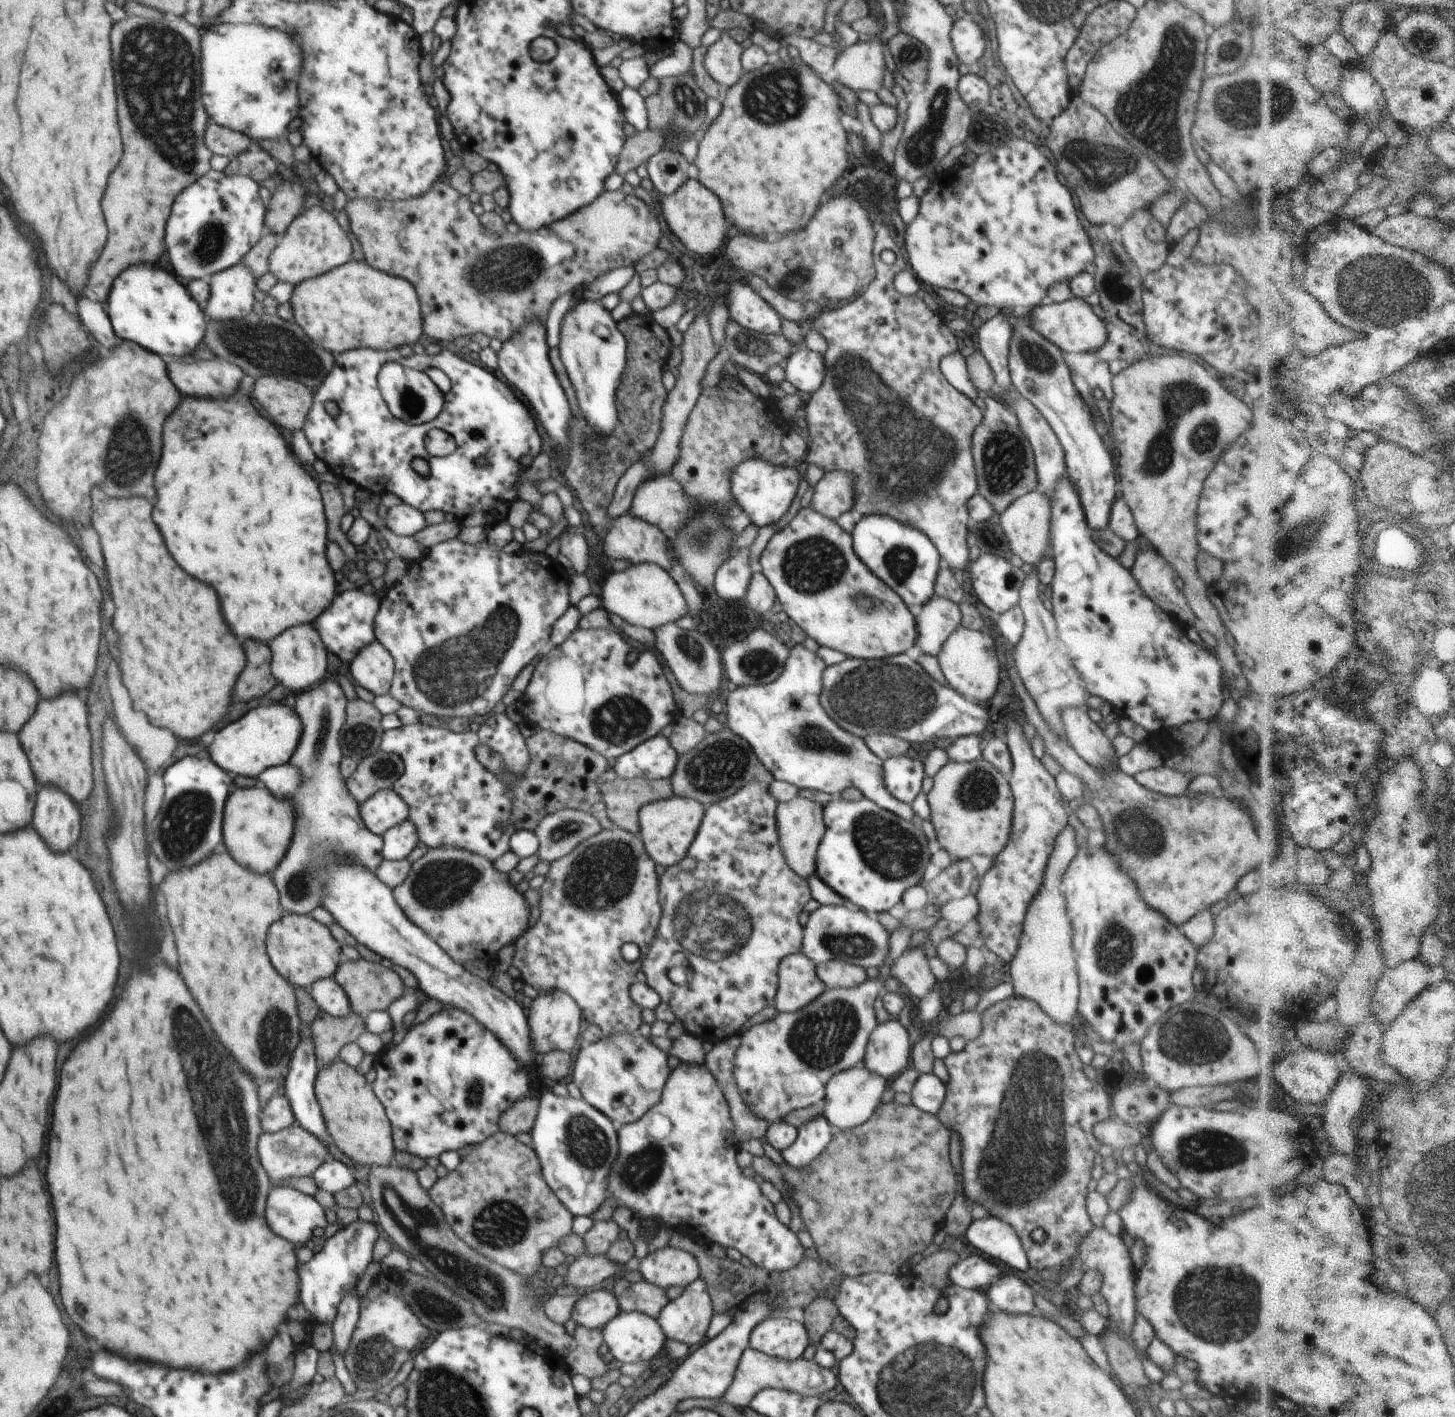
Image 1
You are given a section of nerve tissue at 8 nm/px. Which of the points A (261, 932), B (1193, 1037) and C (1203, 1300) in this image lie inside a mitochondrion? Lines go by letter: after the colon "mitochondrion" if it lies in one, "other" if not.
A: other
B: mitochondrion
C: mitochondrion

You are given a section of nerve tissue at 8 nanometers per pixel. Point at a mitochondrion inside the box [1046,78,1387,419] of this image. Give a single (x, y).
(1236, 105)

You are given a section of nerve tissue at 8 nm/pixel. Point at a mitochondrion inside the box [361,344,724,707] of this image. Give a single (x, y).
(412, 402)

